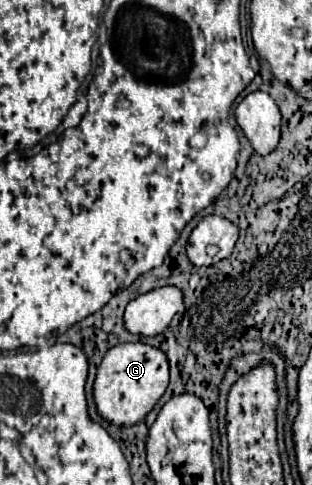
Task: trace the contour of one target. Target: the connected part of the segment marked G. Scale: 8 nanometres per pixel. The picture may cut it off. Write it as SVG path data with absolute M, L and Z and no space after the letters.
M121 343L111 347L97 371L93 395L97 403L99 415L113 423L131 427L145 419L145 415L155 407L155 403L163 397L169 383L169 365L167 357L161 349L149 347L145 343Z

